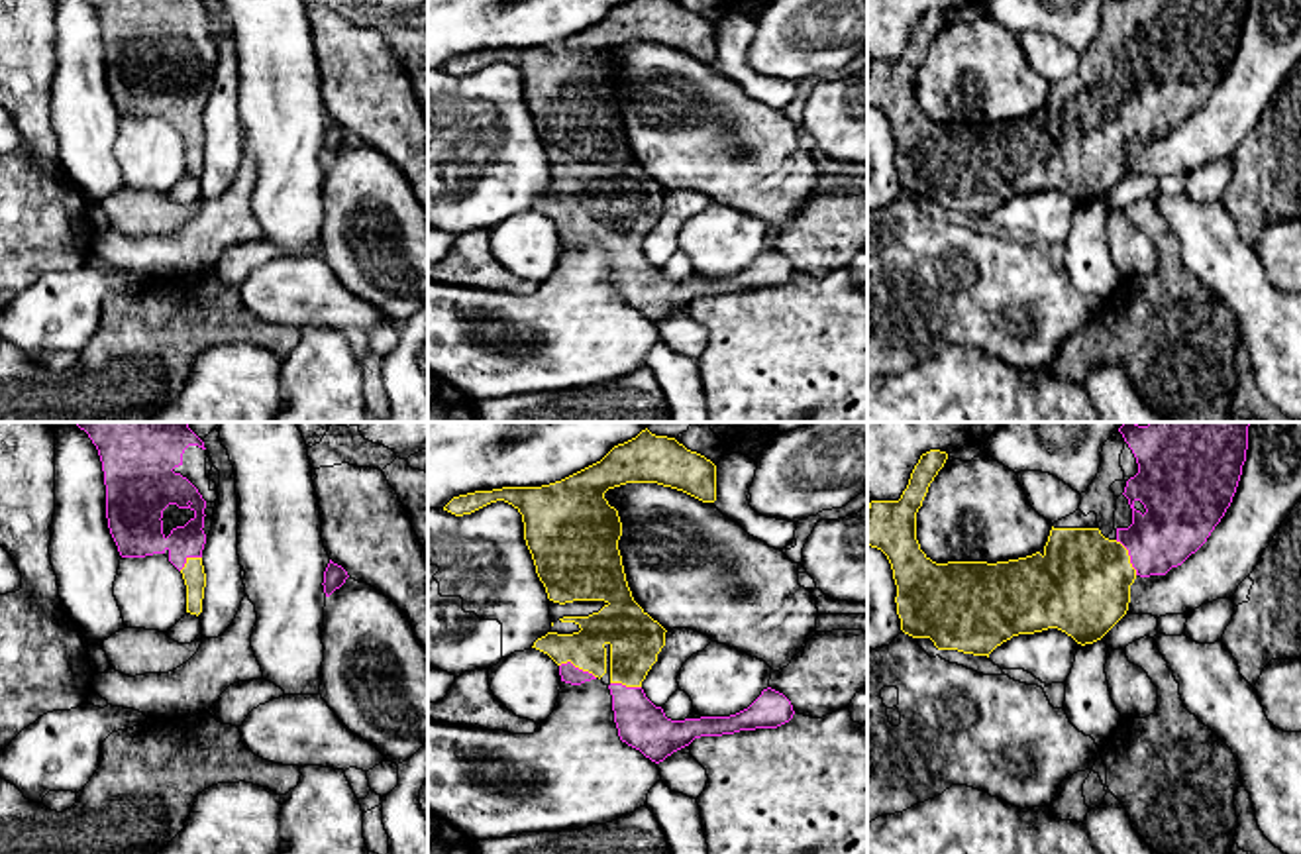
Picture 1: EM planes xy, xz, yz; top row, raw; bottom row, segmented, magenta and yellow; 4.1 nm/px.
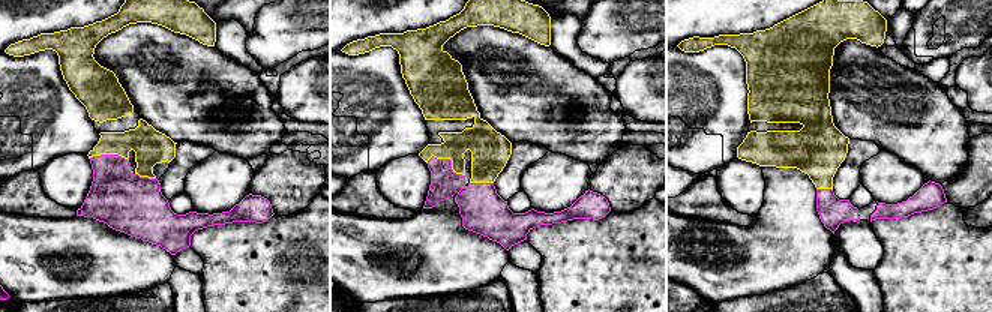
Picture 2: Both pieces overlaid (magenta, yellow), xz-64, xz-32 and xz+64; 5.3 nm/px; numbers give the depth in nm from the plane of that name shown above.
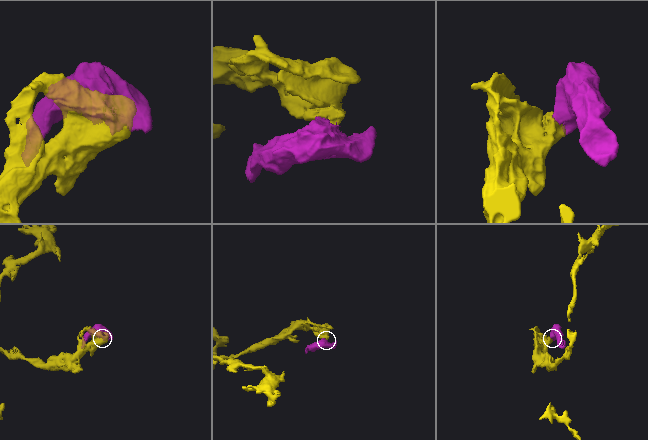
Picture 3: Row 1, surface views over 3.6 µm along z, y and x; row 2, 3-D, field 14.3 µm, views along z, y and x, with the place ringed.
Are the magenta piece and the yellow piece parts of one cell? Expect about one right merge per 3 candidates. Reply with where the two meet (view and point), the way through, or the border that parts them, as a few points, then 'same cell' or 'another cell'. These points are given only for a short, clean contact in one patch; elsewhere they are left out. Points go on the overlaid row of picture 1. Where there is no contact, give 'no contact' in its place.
contact xz (577, 668); way xz (570, 674), (577, 668), (603, 639), (634, 646); same cell

